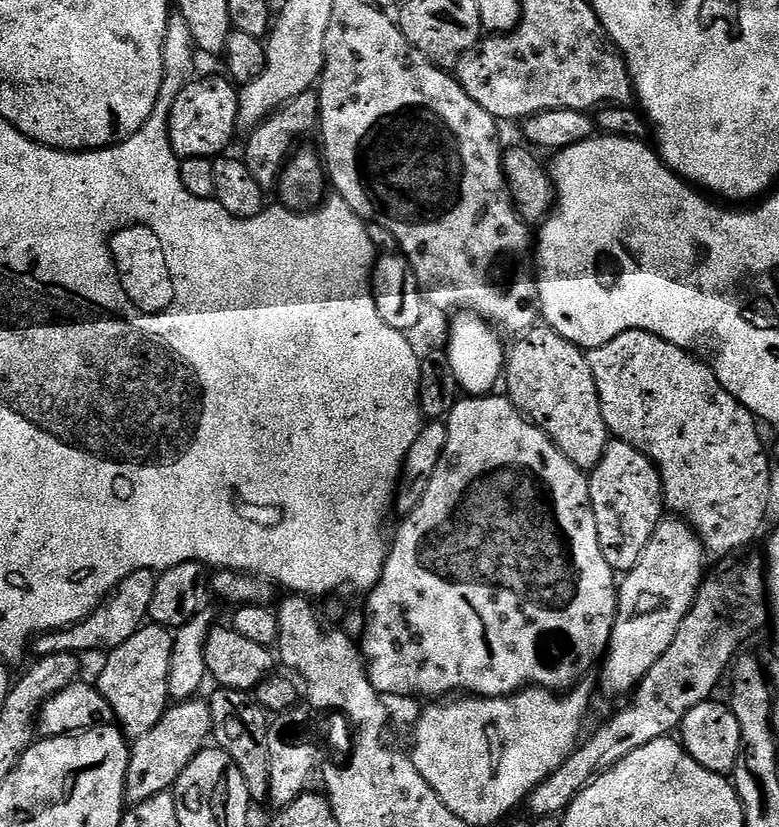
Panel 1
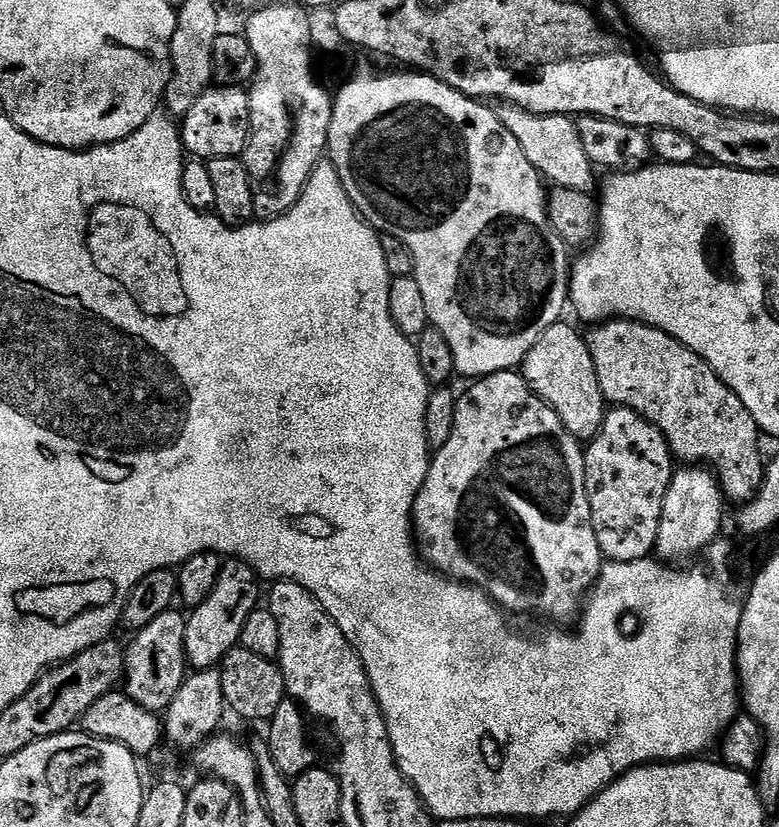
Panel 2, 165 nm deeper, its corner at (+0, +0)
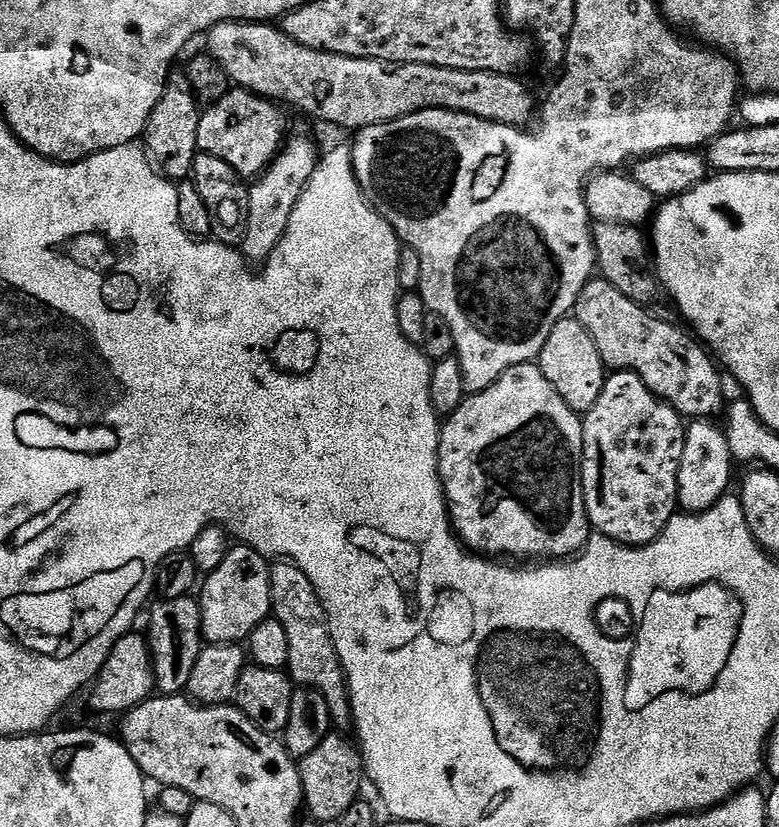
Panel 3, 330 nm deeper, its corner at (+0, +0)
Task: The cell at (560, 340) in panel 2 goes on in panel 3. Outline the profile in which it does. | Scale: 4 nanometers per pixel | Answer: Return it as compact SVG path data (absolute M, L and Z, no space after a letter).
M574 318L559 320L550 330L550 338L546 338L546 346L541 350L538 363L546 382L562 394L562 402L570 406L578 414L588 412L598 402L598 394L602 394L602 386L606 379L606 369L598 354L598 346L594 346L594 338L586 334L586 326L582 326Z

